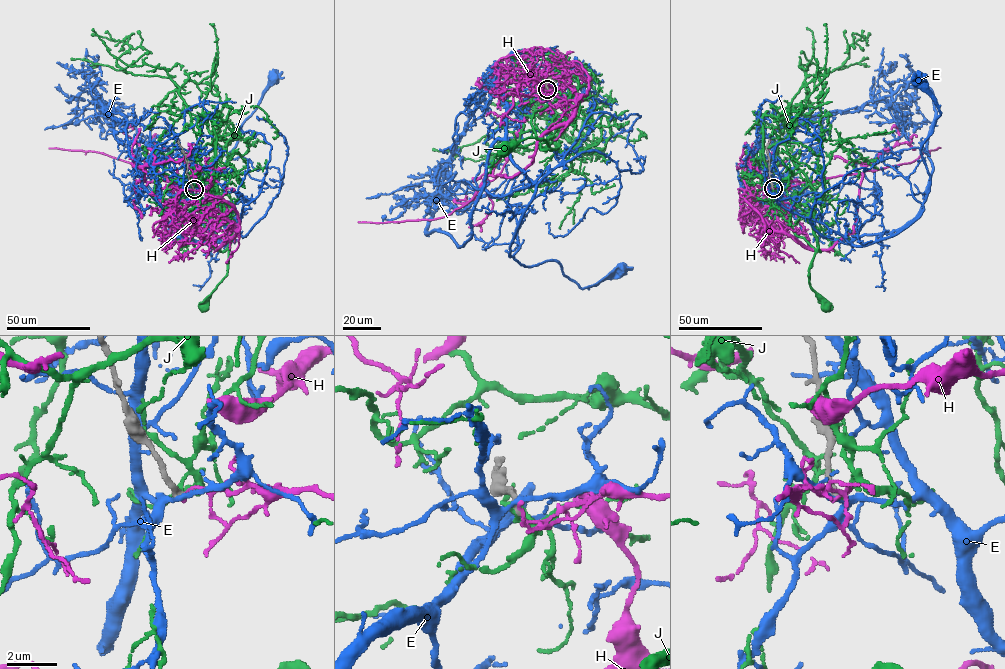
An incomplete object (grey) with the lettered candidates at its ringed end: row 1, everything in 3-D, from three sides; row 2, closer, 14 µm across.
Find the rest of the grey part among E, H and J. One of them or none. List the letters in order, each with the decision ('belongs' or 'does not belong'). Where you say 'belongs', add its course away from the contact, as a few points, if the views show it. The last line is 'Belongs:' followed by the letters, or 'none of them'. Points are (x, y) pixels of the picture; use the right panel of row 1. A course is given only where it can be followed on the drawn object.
E: does not belong
H: does not belong
J: does not belong
Belongs: none of them

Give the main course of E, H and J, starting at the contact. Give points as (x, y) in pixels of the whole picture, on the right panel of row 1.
E: (772, 188), (828, 238), (864, 246), (904, 229), (923, 209), (930, 179), (920, 148), (940, 112), (916, 79)
H: (773, 188), (779, 224), (806, 246), (828, 249), (855, 231), (860, 174), (790, 181), (740, 160), (746, 142)
J: (773, 188), (760, 151), (777, 143), (817, 198), (818, 249), (809, 282), (824, 306)

